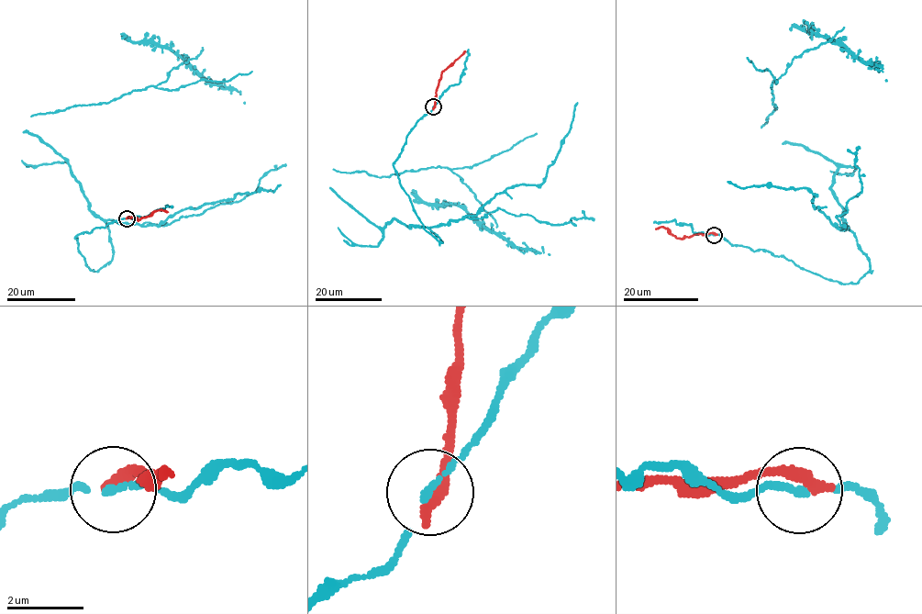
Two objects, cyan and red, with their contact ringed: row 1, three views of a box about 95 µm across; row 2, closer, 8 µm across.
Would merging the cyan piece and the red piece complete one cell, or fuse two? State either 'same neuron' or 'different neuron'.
different neuron

